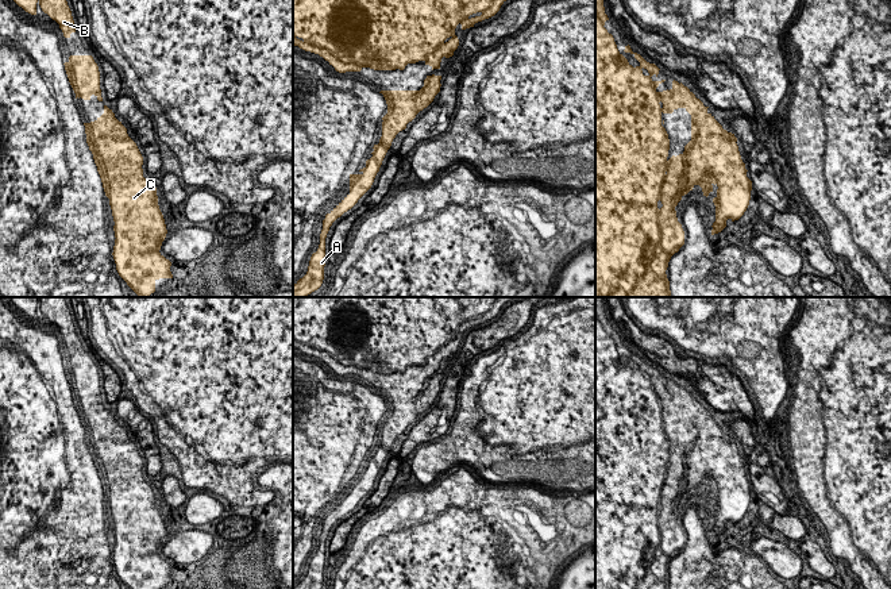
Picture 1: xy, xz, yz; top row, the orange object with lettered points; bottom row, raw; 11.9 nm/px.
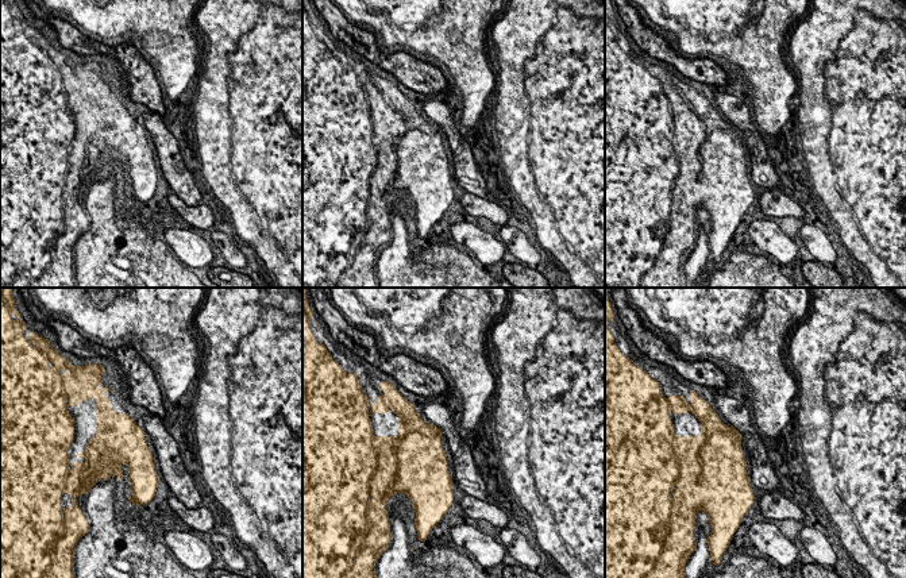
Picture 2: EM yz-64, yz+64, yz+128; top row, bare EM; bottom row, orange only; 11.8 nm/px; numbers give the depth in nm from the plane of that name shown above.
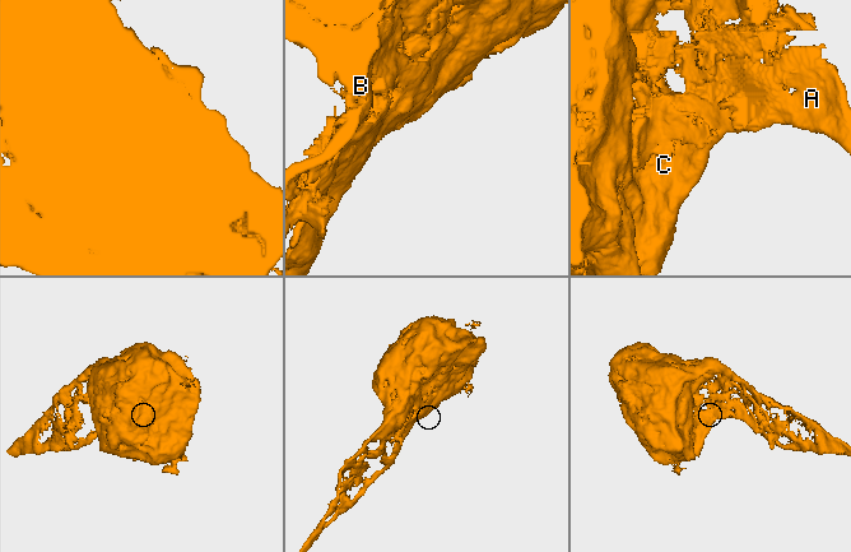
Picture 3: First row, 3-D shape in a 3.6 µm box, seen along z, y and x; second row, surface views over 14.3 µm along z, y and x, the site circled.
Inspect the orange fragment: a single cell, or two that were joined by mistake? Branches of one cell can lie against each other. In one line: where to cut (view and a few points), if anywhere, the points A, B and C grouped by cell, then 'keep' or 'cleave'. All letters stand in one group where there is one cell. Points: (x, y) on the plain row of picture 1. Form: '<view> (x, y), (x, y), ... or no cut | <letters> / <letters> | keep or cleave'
no cut | A B C | keep

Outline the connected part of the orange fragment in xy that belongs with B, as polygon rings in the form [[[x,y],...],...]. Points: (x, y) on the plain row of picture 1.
[[[11,297],[14,304],[26,315],[36,317],[36,308],[59,327],[65,340],[76,335],[72,313],[65,297]]]

